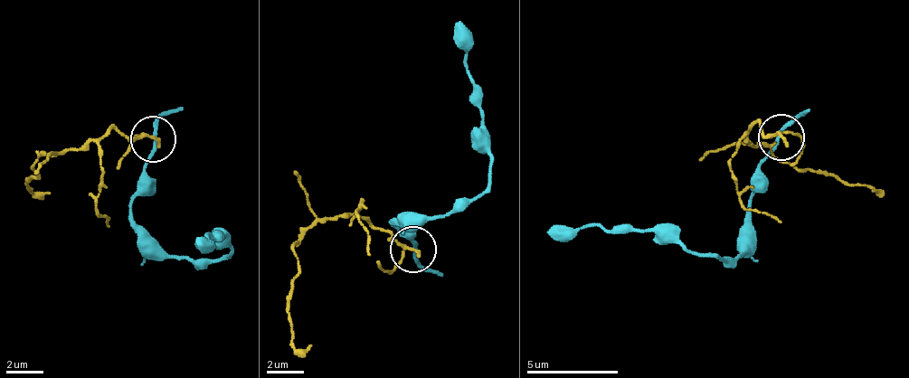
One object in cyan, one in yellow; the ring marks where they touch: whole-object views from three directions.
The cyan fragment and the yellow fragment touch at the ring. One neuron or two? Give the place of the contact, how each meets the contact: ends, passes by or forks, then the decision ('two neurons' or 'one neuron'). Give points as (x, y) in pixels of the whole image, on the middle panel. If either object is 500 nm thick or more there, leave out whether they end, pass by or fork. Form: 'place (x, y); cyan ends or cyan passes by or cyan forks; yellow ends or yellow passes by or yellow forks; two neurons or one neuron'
place (412, 250); cyan passes by; yellow passes by; two neurons

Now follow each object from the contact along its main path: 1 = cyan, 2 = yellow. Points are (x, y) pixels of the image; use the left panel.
1: (154, 135), (131, 215), (173, 257), (201, 262), (229, 254), (220, 235), (206, 233), (198, 246)
2: (154, 139), (113, 127), (99, 137), (58, 151), (34, 163), (39, 175), (29, 179), (29, 190), (52, 193)

